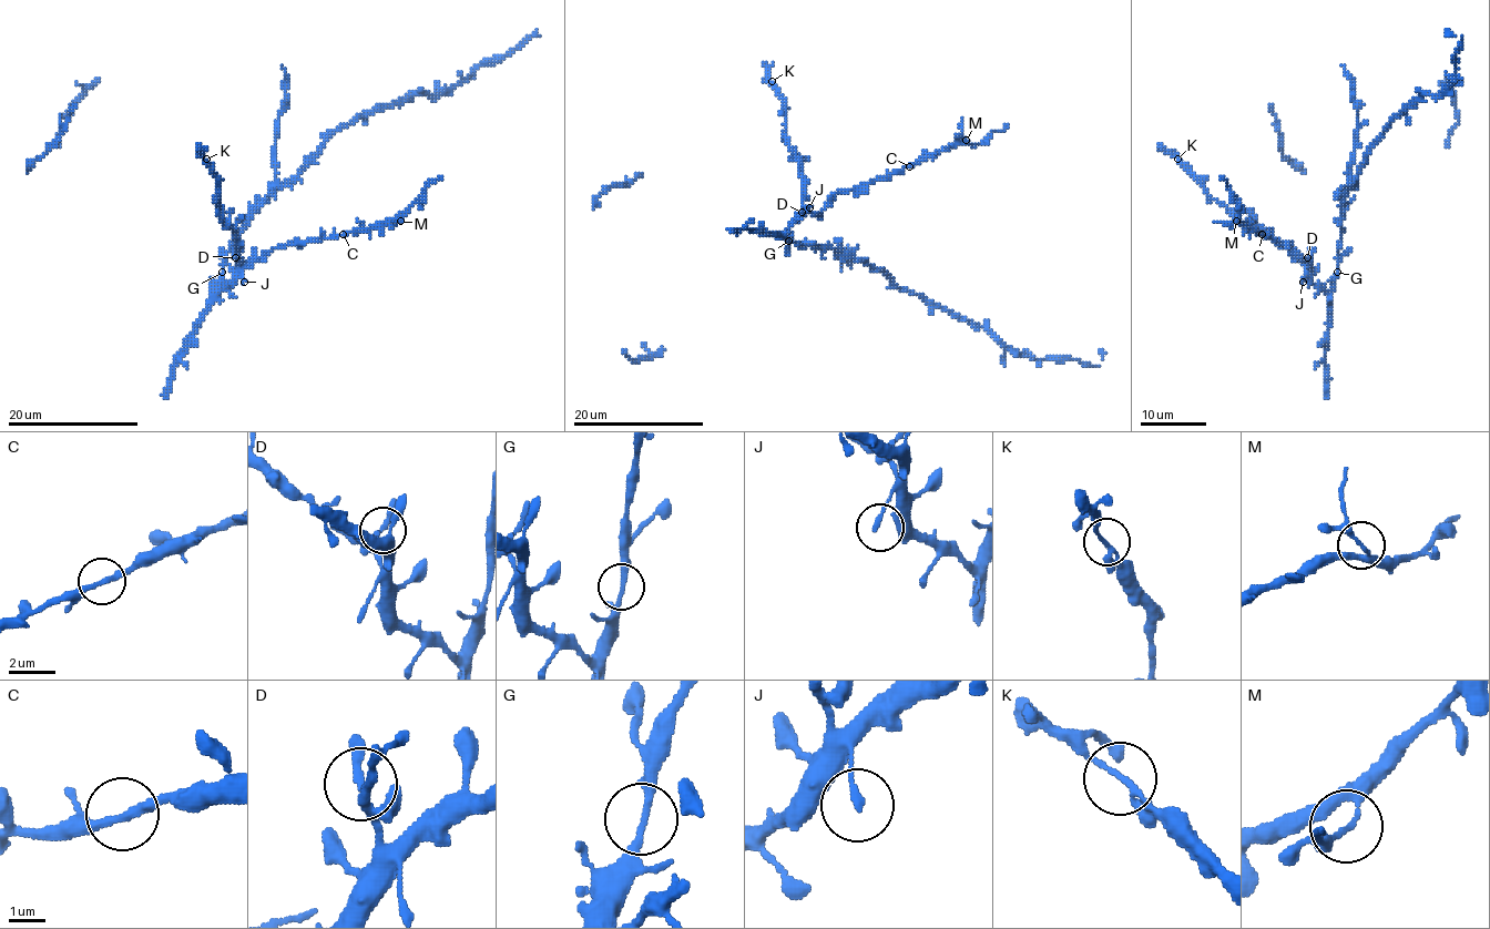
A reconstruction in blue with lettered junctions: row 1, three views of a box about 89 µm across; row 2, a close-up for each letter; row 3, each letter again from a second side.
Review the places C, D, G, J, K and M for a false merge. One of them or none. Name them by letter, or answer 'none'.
none

